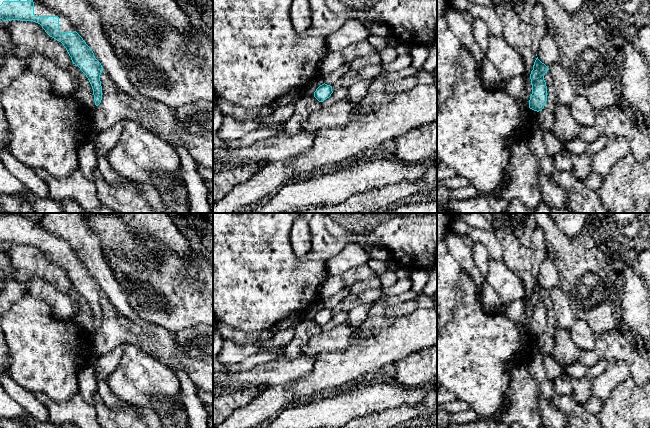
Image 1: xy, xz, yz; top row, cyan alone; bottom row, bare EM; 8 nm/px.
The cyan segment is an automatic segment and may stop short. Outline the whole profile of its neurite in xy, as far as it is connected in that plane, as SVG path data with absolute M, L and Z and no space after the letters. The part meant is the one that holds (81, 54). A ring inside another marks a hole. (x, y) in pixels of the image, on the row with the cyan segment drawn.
M0 0L0 19L4 22L20 20L40 24L50 37L63 44L73 64L88 78L93 89L95 105L101 103L100 75L104 69L68 18L47 8L40 0Z

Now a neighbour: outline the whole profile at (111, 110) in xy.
M103 70L100 75L102 100L92 112L92 122L98 132L111 128L116 123L130 119L140 123L140 115L126 102L123 102L117 92L117 86L109 74Z

